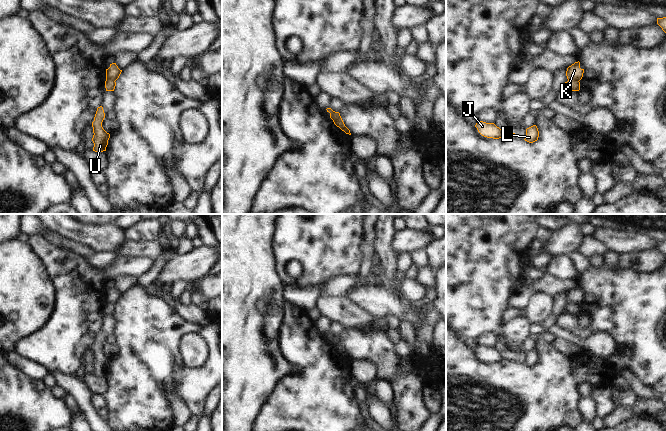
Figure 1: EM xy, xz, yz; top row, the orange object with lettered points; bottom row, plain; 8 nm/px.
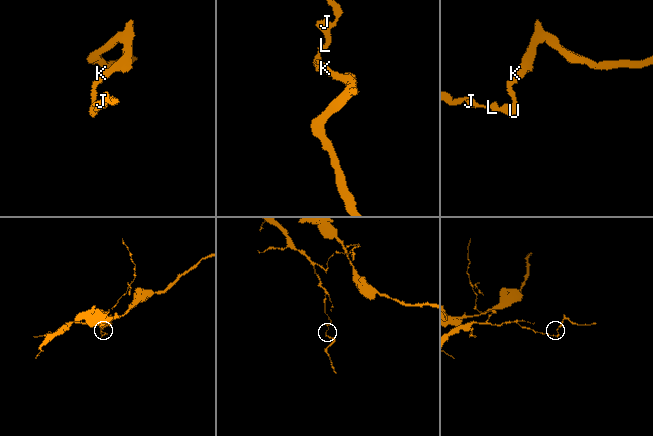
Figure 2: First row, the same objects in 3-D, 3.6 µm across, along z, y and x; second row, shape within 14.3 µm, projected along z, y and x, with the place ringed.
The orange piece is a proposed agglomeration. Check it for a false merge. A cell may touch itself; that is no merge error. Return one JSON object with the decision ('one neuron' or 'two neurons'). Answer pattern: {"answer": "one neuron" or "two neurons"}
{"answer": "two neurons"}

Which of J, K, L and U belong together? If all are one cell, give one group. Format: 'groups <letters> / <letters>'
groups J L U / K

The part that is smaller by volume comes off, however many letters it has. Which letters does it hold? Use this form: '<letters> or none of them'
K

